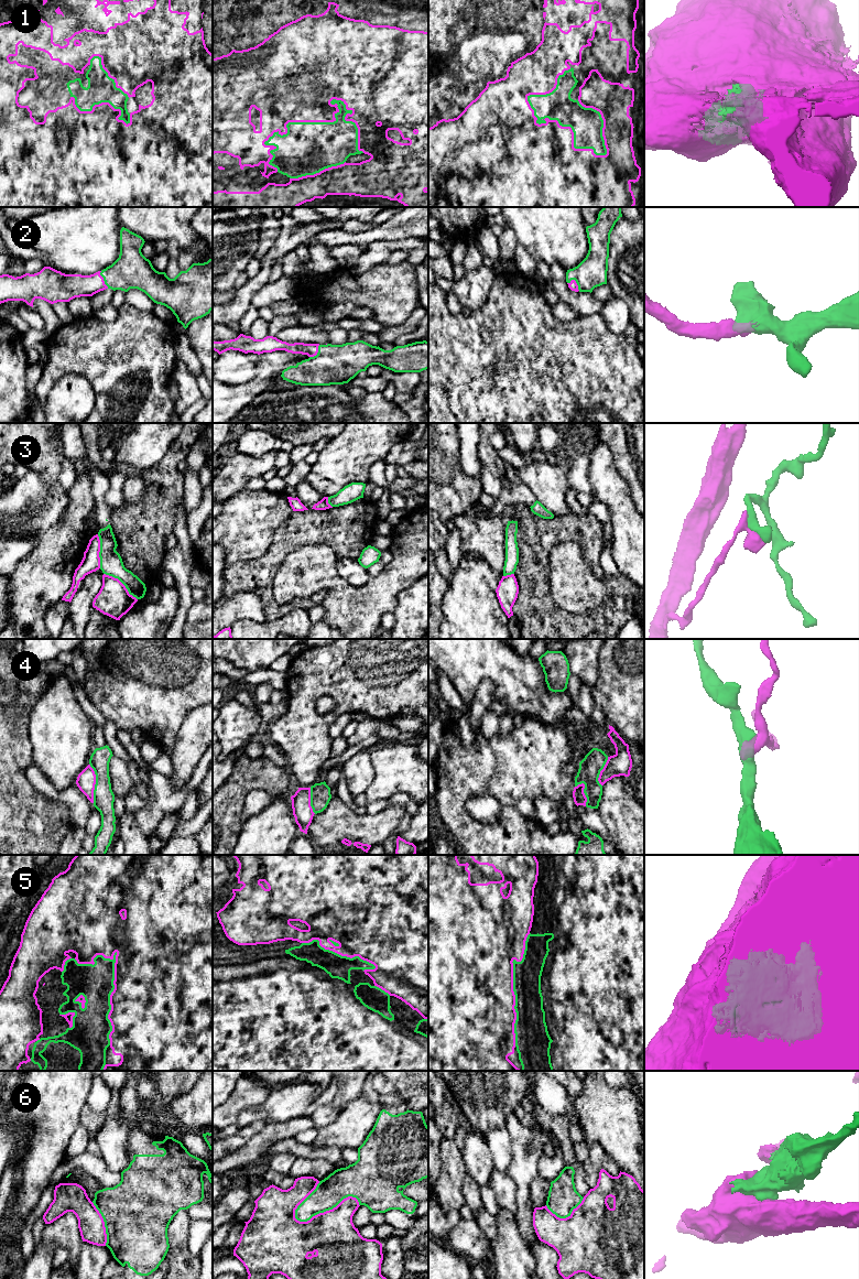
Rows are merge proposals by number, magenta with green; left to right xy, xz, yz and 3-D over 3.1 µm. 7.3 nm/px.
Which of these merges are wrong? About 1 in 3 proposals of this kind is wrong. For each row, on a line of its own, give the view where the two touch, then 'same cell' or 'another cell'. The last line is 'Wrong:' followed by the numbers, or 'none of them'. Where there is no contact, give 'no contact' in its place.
1: yz | same cell
2: yz | same cell
3: xy | another cell
4: xy | another cell
5: xy | same cell
6: xz | same cell
Wrong: 3, 4

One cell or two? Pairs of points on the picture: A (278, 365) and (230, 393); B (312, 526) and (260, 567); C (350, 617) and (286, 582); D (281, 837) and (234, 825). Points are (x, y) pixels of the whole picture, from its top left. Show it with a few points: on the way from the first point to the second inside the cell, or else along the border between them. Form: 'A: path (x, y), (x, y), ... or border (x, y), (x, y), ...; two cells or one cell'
A: path (265, 375), (250, 390), (242, 393); one cell
B: path (298, 531), (273, 556); one cell
C: path (341, 598), (328, 582), (305, 582); one cell
D: border (242, 825), (236, 843); two cells

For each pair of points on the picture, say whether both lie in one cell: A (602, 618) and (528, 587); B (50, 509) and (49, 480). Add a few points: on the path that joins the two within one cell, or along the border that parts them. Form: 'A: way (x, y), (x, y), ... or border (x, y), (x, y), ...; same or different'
A: way (584, 620), (561, 620), (546, 606); same
B: border (31, 469), (47, 488), (51, 488), (58, 481); different

